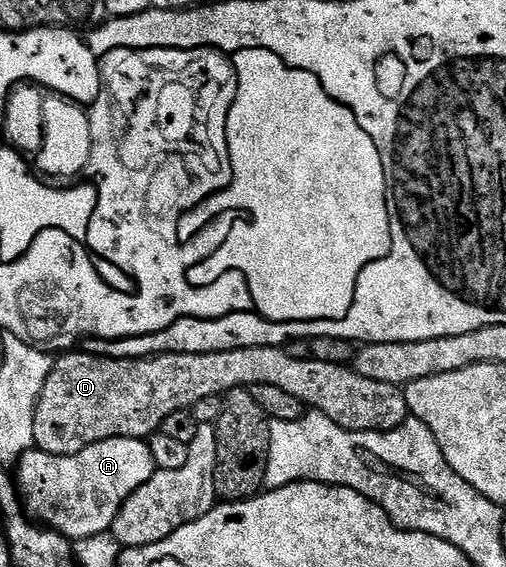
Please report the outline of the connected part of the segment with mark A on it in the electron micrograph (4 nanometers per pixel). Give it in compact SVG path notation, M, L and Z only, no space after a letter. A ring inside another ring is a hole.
M109 438L68 456L30 449L16 463L16 485L25 513L33 521L77 540L107 533L121 506L155 471L149 441Z

